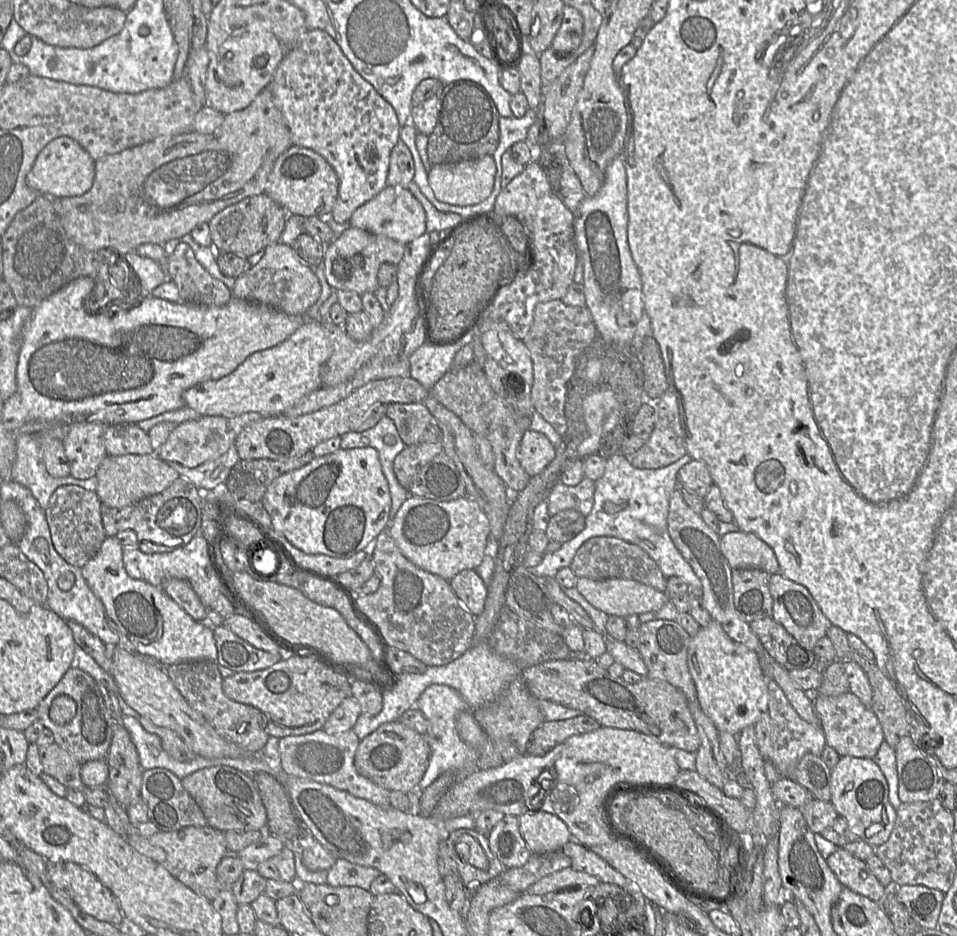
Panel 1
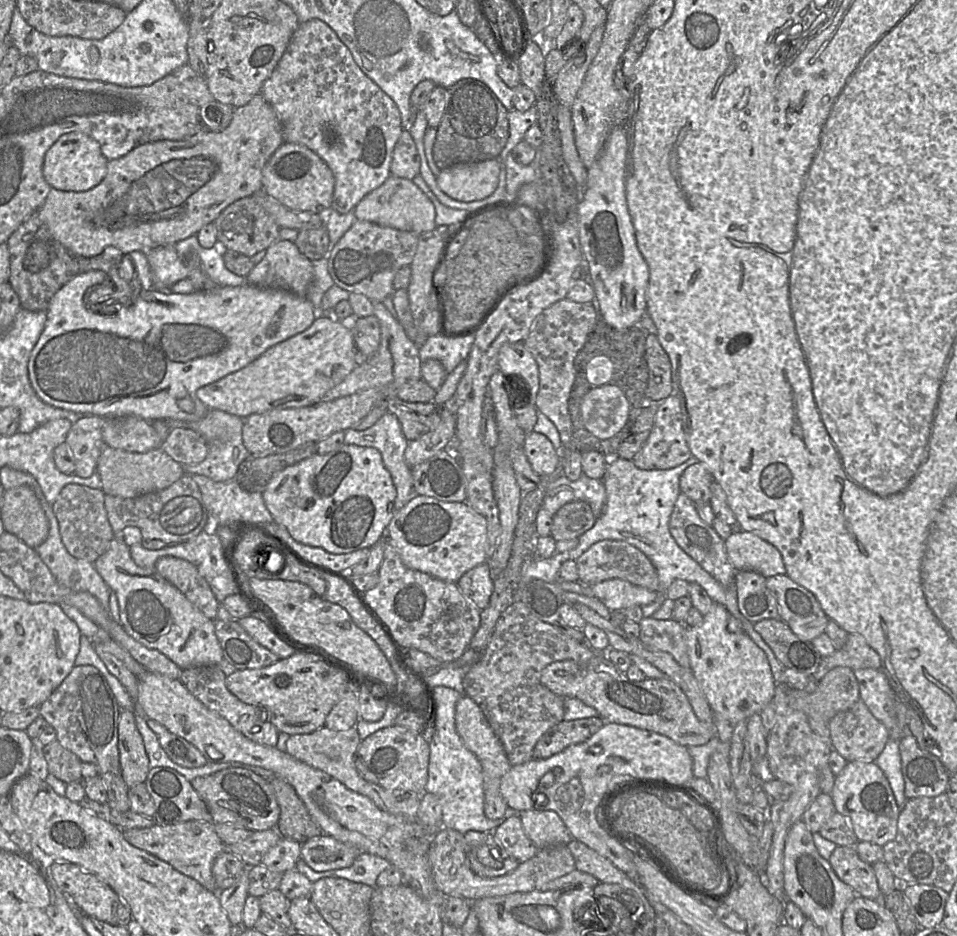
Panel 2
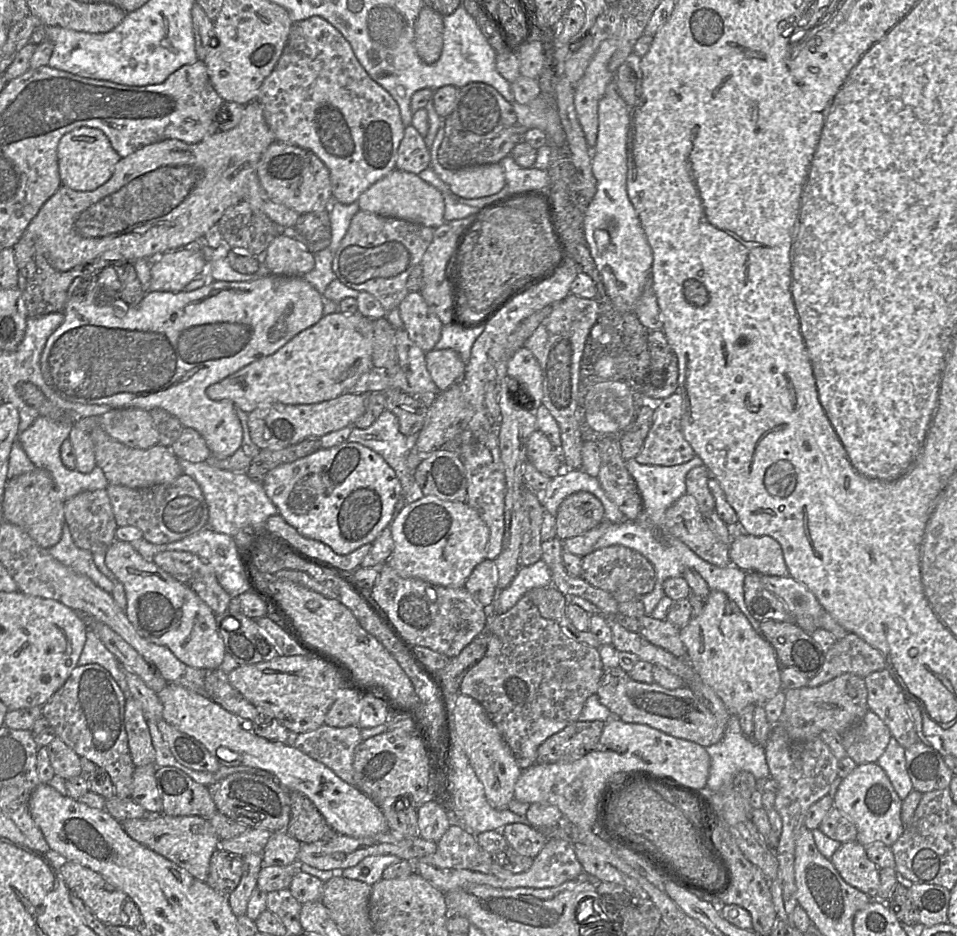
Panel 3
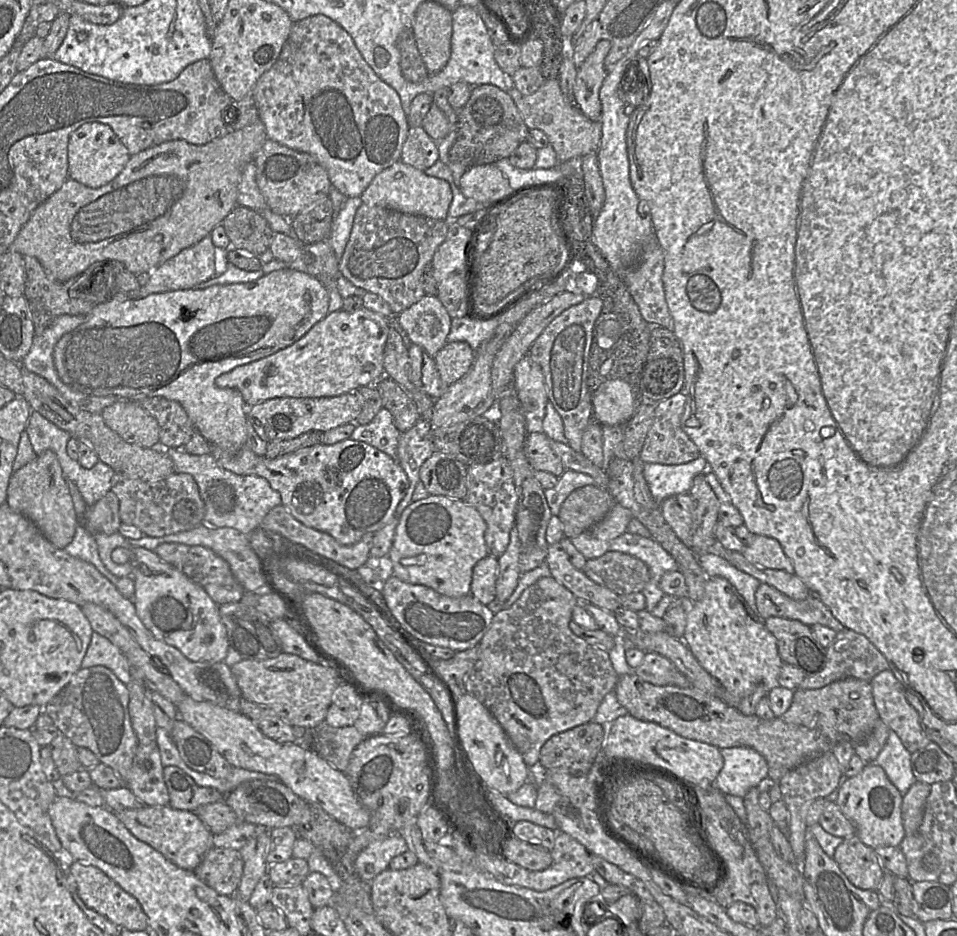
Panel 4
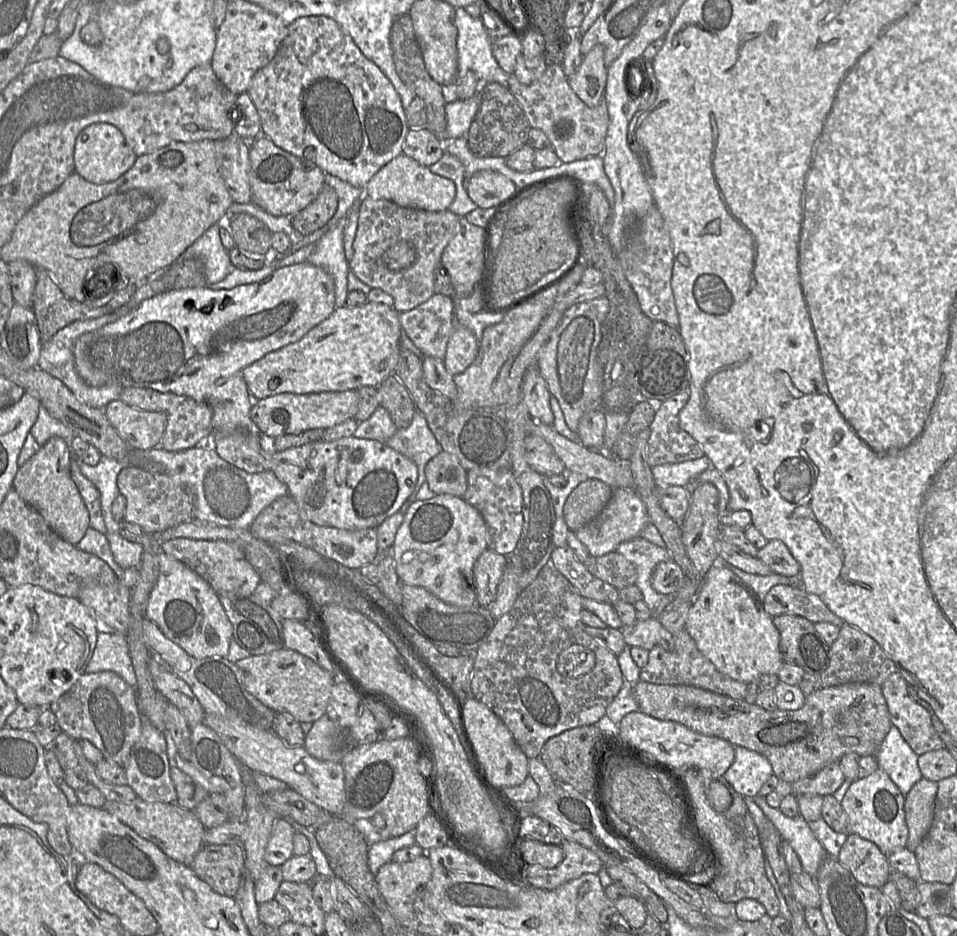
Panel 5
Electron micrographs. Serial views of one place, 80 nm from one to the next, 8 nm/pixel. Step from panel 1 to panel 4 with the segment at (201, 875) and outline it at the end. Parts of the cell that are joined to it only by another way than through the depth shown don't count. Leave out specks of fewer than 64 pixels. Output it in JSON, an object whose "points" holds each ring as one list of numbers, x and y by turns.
{"points":[[144,805,141,808,124,809,113,813,133,836,182,869,194,871,207,851,214,847,213,834,194,812,176,810,169,805]]}

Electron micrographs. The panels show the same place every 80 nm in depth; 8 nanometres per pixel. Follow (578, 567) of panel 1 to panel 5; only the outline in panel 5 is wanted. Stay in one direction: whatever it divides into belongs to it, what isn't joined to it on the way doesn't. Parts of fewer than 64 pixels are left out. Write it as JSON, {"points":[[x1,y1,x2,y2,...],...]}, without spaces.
{"points":[[616,551,603,556,588,556,584,565,593,576,617,590,634,585,637,579,635,565]]}

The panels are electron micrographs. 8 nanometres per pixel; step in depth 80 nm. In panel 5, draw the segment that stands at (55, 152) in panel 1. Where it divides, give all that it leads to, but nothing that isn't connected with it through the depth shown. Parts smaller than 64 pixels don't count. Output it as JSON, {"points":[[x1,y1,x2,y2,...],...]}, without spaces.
{"points":[[94,123,84,128,76,138,74,172,93,184,112,182,129,170,137,159,122,132,110,123]]}

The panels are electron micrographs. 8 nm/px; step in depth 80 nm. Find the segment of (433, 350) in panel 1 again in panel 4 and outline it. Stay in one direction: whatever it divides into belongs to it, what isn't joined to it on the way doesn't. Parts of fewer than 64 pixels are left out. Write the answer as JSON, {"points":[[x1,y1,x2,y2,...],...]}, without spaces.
{"points":[[473,315,454,318,447,336,447,343,467,342,476,353,486,340,493,337,499,325,500,319,498,317,484,319]]}

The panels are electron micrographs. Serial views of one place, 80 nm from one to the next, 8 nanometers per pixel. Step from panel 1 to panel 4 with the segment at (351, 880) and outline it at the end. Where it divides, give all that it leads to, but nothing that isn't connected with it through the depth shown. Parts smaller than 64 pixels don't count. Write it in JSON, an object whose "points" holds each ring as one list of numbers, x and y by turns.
{"points":[[390,834,372,841,356,857,354,867,360,878,370,883,389,867,392,858,408,850,405,839,399,834]]}

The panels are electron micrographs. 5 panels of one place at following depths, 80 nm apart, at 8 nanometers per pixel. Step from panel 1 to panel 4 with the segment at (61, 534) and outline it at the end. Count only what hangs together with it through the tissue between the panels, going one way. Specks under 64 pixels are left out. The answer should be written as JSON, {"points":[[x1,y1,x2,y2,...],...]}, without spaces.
{"points":[[108,491,93,505,87,506,80,524,93,536,98,533,107,535,118,531,121,524,119,517,119,499]]}

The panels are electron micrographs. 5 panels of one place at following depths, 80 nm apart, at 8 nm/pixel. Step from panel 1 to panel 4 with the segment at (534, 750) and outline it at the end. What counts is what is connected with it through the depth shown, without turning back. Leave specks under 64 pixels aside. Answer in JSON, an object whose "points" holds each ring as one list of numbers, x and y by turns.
{"points":[[588,722,550,737,542,746,539,764,546,770,587,774,604,742,602,724]]}

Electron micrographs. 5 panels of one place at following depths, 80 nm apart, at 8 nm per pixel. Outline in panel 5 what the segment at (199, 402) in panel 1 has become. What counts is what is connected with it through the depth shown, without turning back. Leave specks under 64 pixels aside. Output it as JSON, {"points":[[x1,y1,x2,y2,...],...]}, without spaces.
{"points":[[367,302,362,306,336,308,300,340,267,353,243,369,242,375,254,401,281,393,309,394,357,390,362,386,378,387,393,375,400,355,399,313,385,304]]}

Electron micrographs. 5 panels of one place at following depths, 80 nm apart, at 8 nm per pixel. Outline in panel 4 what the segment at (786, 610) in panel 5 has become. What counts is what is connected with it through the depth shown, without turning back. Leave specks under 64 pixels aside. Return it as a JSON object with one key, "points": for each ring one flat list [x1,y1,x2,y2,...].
{"points":[[760,584,755,593,756,607,762,619,781,617,798,620,805,625,820,624,835,632,845,627,815,594,806,599,794,600,768,584]]}

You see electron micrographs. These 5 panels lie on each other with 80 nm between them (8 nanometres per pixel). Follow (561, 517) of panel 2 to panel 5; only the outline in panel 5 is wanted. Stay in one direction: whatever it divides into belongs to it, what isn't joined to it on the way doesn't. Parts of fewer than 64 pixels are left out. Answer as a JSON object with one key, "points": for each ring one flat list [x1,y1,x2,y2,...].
{"points":[[598,479,580,483,568,496,563,517,570,531,576,532,589,524,604,509,613,489]]}

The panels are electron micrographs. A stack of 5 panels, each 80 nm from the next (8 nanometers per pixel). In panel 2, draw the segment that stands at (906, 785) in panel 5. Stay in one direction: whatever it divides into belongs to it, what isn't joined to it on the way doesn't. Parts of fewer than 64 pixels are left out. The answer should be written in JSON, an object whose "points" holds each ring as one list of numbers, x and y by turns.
{"points":[[889,738,883,751,874,761,887,777,892,788,897,804,901,808,905,806,905,782,902,773,899,740]]}

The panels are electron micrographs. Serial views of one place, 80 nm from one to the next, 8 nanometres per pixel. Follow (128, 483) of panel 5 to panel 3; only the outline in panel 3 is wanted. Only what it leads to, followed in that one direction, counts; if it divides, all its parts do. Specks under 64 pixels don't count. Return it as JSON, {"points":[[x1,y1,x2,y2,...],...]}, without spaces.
{"points":[[186,474,172,482,146,488,109,484,106,489,117,526,135,526,153,544,181,540,208,525,208,506,198,483]]}

